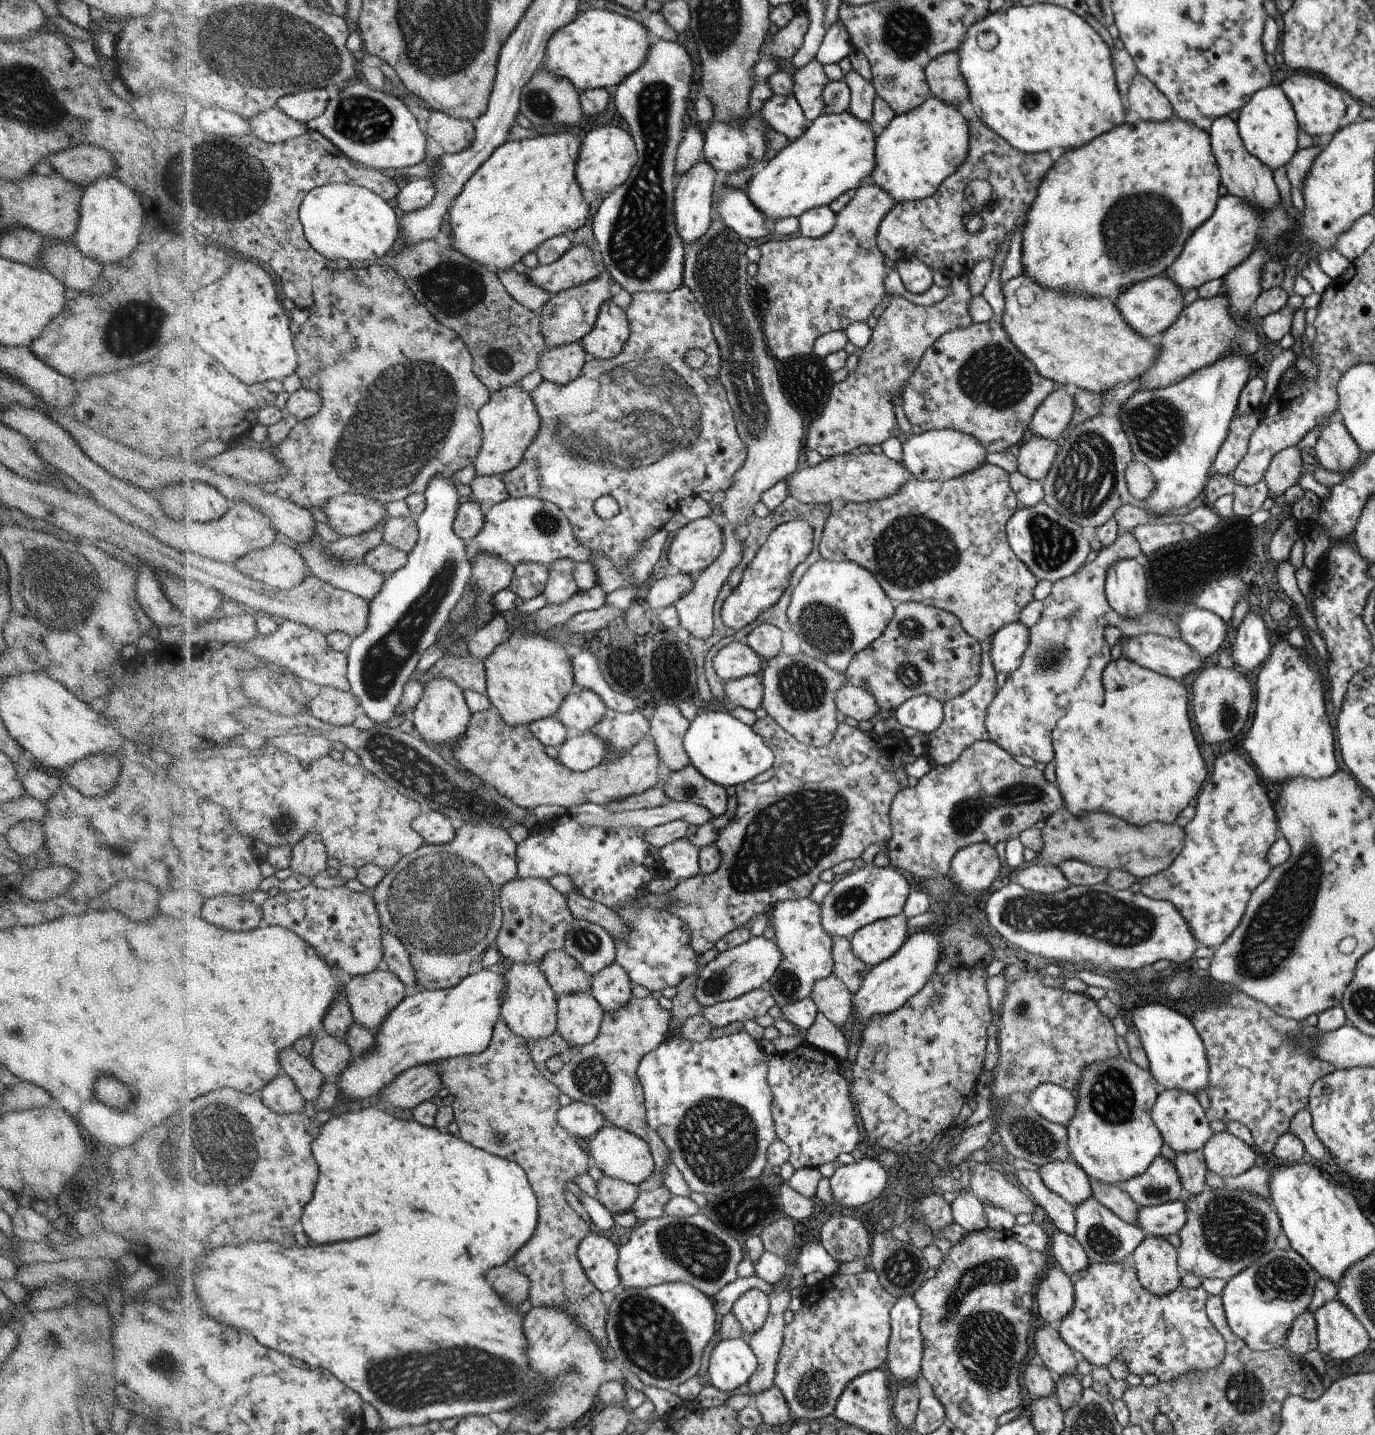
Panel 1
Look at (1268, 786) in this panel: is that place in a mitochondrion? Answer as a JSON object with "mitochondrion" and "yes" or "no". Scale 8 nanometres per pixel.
{"mitochondrion":"no"}

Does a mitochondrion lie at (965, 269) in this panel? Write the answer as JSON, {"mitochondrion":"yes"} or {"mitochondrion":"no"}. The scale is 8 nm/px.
{"mitochondrion":"no"}

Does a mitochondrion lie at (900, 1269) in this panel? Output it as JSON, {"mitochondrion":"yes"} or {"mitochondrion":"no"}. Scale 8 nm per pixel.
{"mitochondrion":"yes"}

